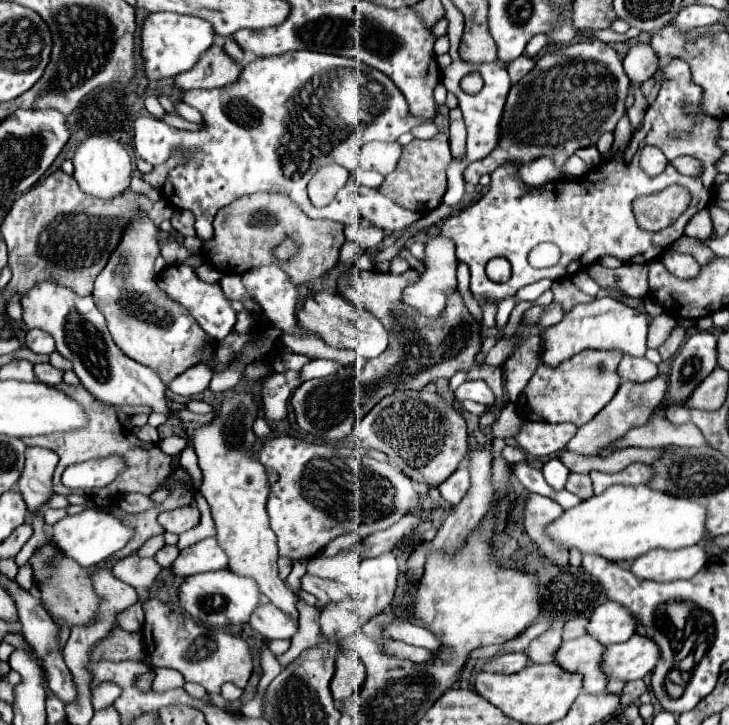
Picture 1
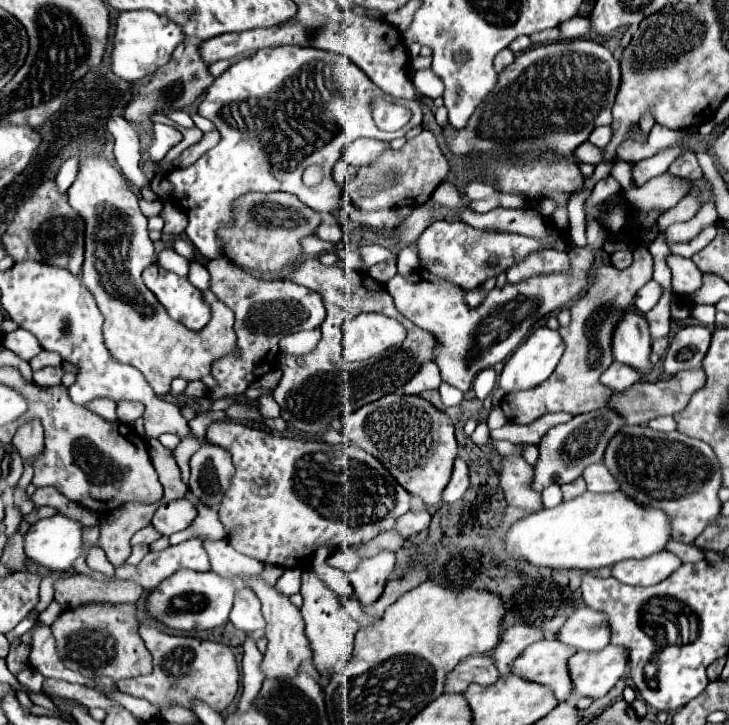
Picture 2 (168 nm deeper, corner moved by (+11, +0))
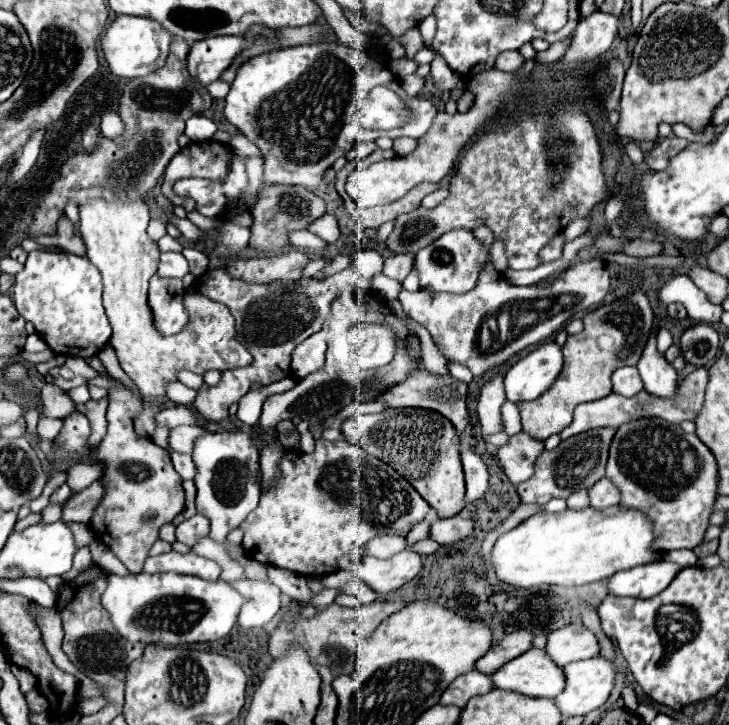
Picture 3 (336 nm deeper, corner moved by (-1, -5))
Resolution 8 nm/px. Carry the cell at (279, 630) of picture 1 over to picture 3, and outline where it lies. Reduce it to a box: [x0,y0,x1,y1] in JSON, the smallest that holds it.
[228,578,282,628]

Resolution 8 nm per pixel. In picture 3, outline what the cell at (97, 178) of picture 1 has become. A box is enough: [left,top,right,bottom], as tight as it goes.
[80,200,250,398]

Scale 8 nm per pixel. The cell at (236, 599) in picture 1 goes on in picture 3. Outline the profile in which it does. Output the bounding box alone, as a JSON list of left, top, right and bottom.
[100,572,244,646]

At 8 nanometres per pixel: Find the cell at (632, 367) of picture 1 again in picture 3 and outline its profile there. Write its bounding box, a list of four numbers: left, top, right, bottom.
[612,368,642,396]

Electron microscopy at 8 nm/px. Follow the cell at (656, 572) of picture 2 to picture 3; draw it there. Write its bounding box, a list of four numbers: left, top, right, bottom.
[608,560,680,598]

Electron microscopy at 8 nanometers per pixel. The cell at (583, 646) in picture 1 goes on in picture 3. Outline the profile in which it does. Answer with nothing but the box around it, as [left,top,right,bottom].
[490,650,564,698]

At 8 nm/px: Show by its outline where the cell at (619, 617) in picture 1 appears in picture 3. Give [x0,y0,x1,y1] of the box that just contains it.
[544,624,600,666]

